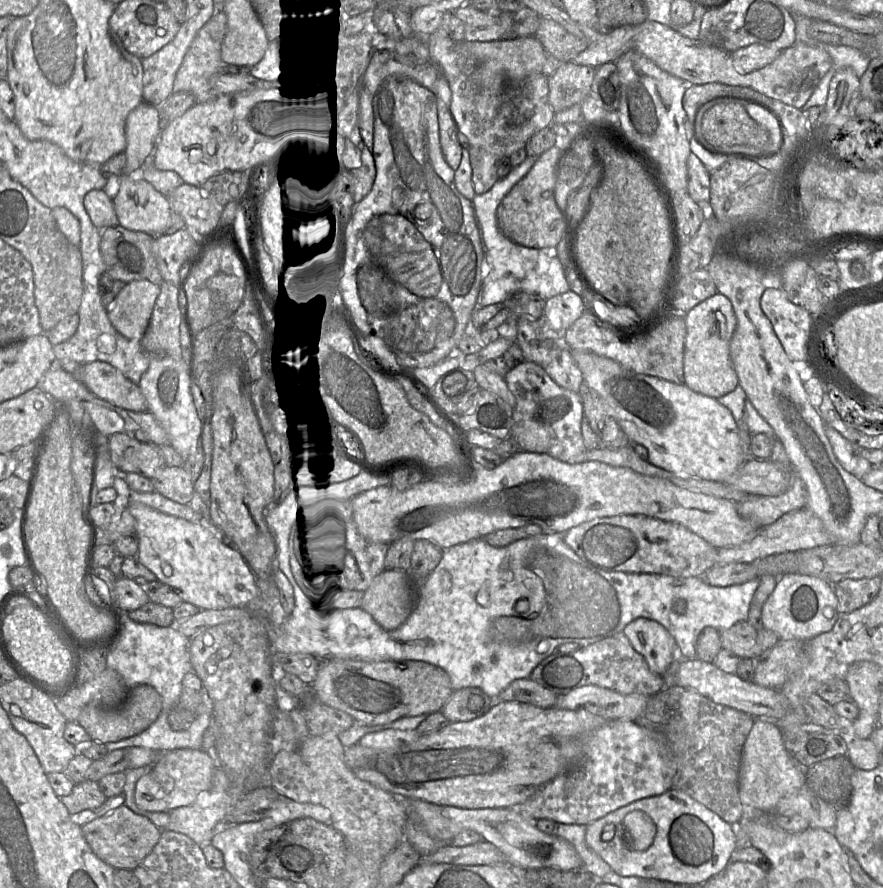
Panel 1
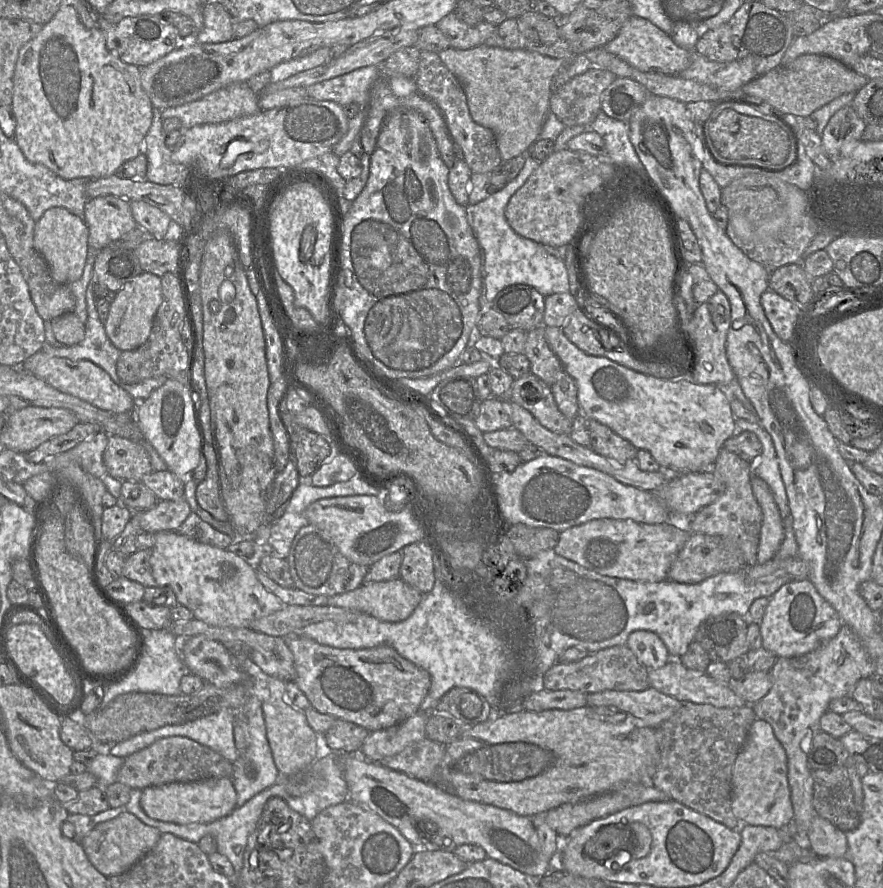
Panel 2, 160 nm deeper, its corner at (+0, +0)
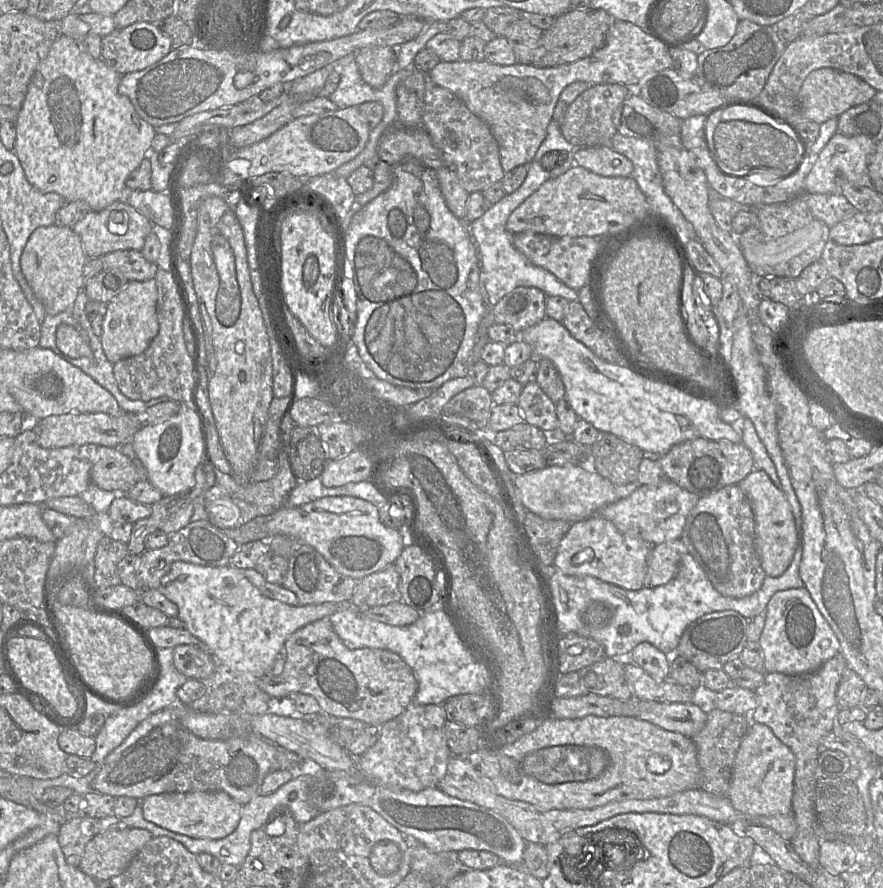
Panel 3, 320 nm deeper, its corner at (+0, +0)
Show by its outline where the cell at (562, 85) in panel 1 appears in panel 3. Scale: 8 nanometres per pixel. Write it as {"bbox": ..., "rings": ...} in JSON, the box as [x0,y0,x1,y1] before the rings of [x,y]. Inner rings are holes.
{"bbox":[559,84,632,149],"rings":[[[622,84],[590,85],[567,106],[564,118],[559,123],[562,135],[575,149],[602,145],[611,147],[612,138],[618,132],[613,121],[614,112],[632,91],[632,88]]]}

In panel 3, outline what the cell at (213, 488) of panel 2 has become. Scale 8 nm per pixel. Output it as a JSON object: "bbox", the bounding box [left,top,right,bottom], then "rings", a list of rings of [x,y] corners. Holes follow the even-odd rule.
{"bbox":[204,451,298,528],"rings":[[[279,451],[276,475],[266,481],[252,482],[249,479],[238,479],[235,475],[225,474],[216,467],[214,472],[215,484],[204,493],[204,507],[209,522],[217,528],[239,527],[256,517],[274,513],[285,505],[288,495],[298,483],[285,451]]]}

